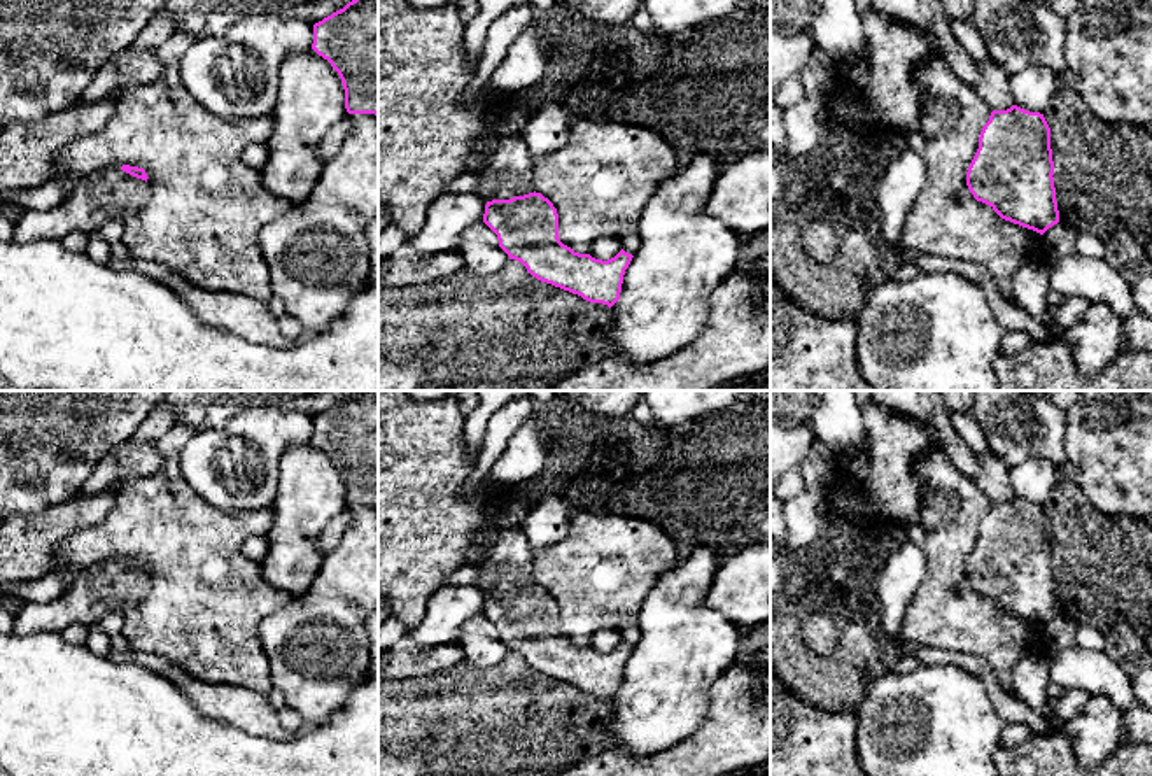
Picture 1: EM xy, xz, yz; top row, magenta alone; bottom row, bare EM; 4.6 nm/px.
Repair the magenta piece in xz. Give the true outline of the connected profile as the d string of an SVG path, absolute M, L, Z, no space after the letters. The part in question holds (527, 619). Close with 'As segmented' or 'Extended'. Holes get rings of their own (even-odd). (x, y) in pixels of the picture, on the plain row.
M520 527L488 531L476 545L471 562L480 575L474 585L487 592L483 615L497 627L499 639L509 652L520 653L541 674L609 701L620 692L625 662L632 646L623 641L611 652L595 652L574 645L558 631L558 606L553 596L534 582L530 545Z. Extended

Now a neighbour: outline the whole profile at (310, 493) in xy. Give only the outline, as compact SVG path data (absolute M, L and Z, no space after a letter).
M313 441L289 447L278 462L263 580L291 596L310 589L324 561L319 536L345 508L345 482L331 455Z

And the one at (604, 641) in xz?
M597 631L590 639L590 648L595 652L608 653L622 643L622 636L616 631Z

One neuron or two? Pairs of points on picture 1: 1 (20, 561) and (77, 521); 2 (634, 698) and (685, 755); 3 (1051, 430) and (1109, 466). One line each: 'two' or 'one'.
1: one
2: two
3: two

